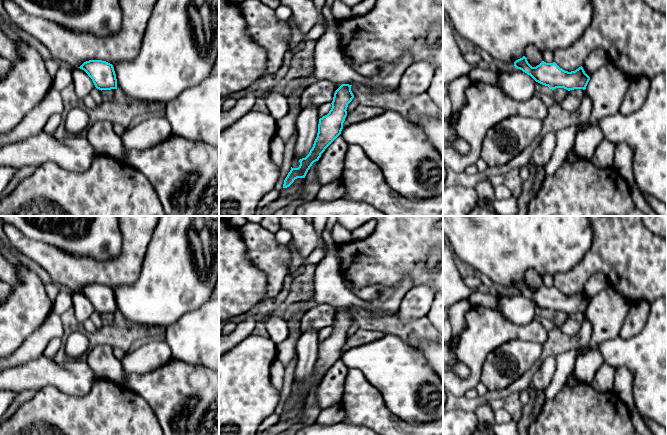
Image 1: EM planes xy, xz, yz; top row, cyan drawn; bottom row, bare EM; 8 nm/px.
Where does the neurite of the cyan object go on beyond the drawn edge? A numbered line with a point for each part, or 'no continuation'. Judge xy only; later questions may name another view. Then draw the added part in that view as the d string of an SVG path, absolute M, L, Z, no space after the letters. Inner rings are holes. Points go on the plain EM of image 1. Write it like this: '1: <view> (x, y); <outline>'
no continuation

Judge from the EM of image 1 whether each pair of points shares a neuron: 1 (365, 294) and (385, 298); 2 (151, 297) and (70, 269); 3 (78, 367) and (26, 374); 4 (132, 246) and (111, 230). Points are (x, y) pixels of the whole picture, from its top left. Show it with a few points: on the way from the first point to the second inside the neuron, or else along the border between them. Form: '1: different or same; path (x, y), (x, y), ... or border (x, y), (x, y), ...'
1: same; path (370, 294), (380, 298)
2: different; border (139, 275), (134, 282), (118, 285), (113, 290)
3: same; path (65, 374), (39, 374)
4: different; border (120, 226), (121, 251), (110, 259)

